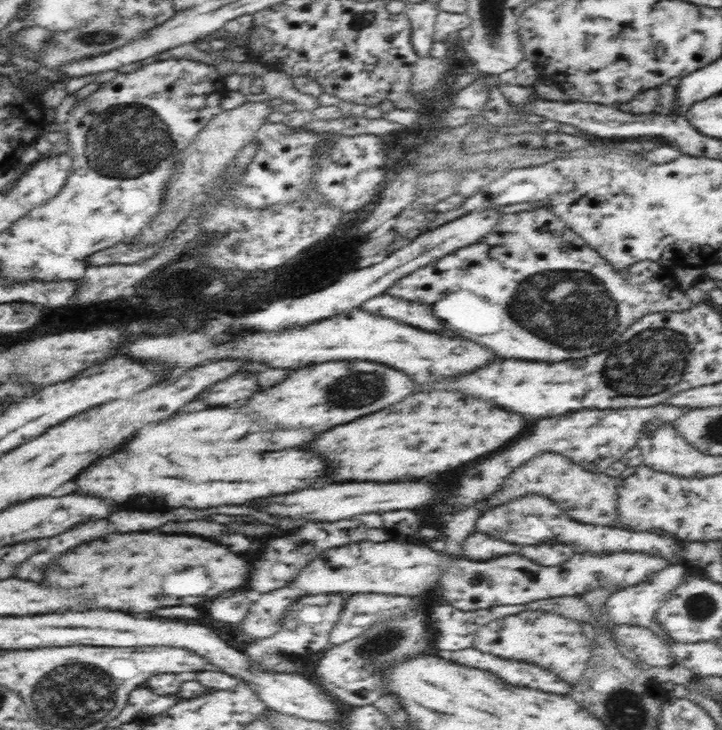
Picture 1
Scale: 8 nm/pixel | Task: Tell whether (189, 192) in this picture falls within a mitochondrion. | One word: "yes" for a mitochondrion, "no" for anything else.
no

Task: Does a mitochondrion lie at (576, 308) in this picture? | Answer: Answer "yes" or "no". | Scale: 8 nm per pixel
yes

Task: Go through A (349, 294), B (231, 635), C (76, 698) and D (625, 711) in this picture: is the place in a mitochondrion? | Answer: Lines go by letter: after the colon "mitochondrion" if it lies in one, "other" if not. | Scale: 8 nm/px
A: other
B: other
C: mitochondrion
D: mitochondrion

